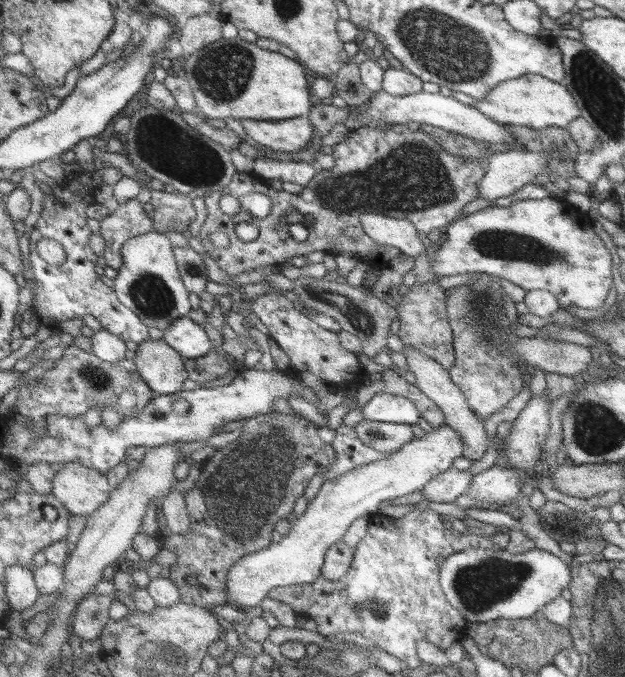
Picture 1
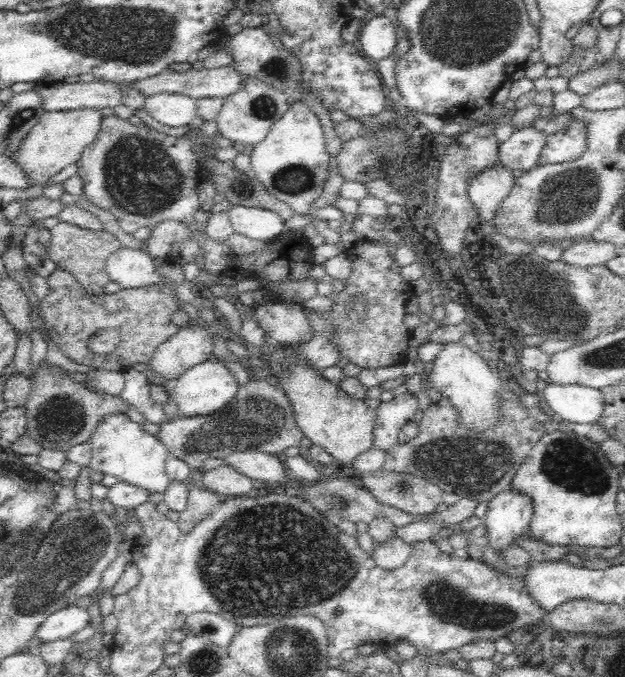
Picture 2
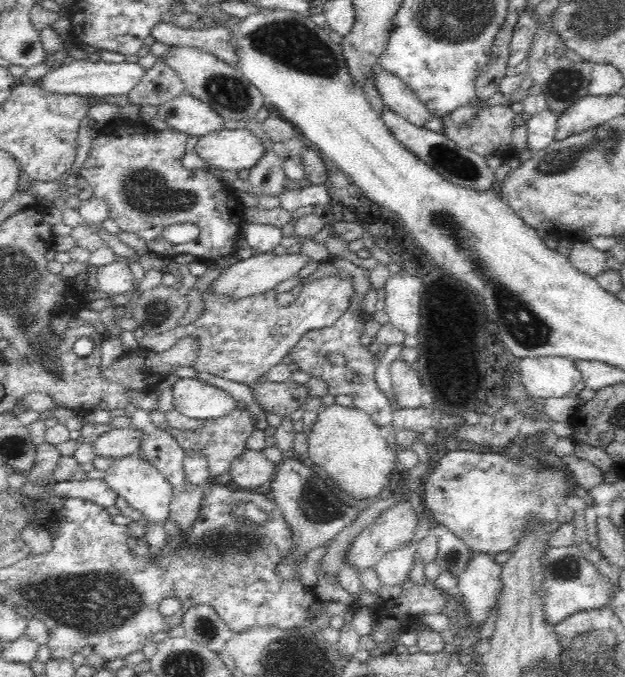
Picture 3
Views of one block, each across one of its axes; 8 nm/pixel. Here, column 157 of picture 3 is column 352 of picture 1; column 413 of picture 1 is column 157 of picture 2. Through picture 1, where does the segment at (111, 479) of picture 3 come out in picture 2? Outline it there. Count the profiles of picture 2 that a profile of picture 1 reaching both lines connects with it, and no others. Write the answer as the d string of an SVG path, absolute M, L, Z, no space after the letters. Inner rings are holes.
M126 413L108 414L96 426L89 443L93 456L91 472L112 475L122 482L146 488L150 493L165 492L172 483L166 473L168 448L143 426L130 420Z

